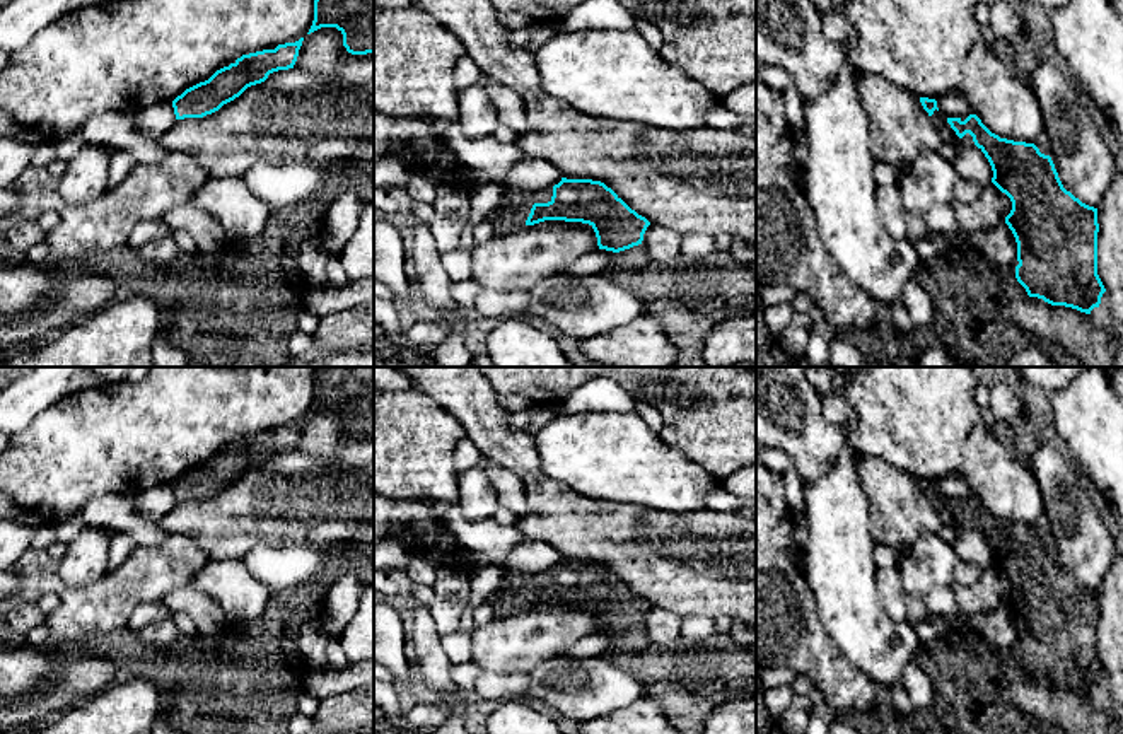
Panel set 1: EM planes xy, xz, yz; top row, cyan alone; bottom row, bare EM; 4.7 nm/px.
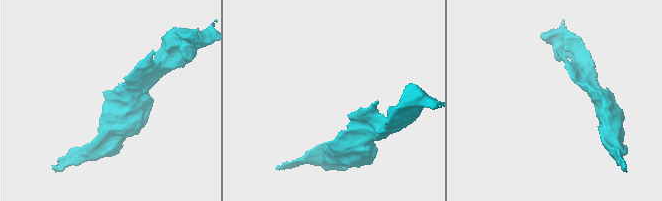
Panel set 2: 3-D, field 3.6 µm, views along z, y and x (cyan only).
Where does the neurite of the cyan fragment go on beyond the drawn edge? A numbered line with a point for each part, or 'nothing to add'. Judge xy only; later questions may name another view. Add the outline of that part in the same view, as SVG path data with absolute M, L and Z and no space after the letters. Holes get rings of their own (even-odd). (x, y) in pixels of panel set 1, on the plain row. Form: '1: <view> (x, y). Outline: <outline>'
nothing to add

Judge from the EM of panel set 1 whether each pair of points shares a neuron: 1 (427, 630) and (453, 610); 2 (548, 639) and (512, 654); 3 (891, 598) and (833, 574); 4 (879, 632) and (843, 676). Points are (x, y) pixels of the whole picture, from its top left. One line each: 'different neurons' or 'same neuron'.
1: different neurons
2: same neuron
3: different neurons
4: different neurons

